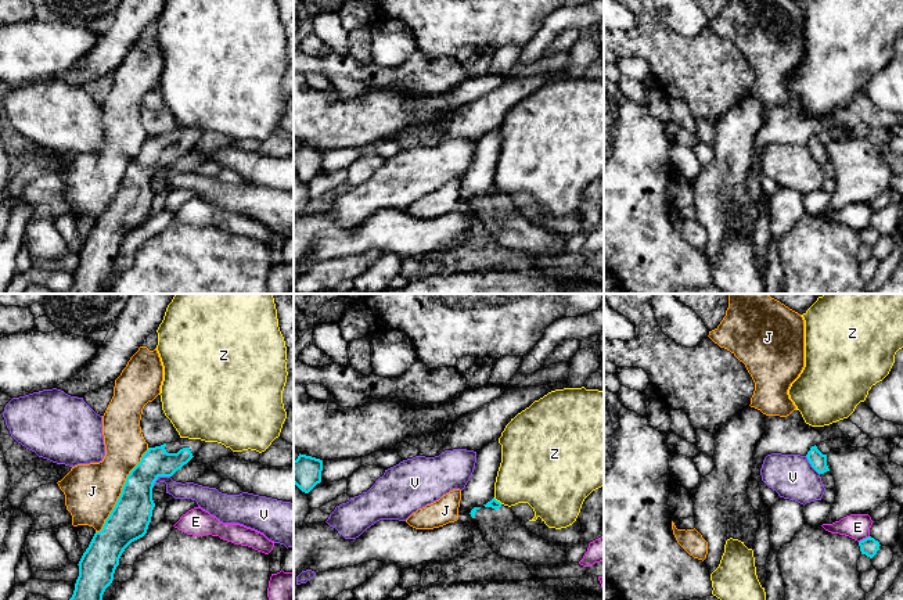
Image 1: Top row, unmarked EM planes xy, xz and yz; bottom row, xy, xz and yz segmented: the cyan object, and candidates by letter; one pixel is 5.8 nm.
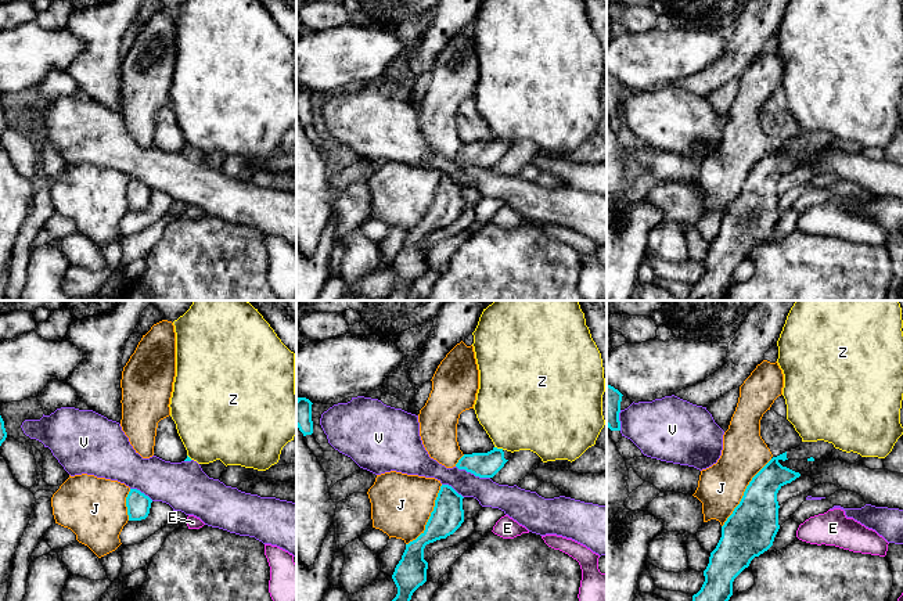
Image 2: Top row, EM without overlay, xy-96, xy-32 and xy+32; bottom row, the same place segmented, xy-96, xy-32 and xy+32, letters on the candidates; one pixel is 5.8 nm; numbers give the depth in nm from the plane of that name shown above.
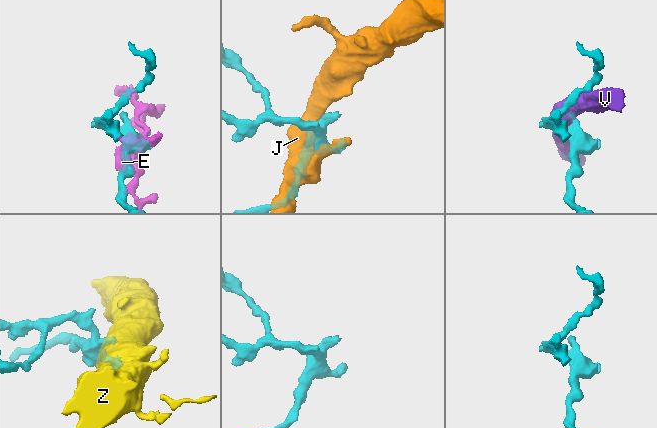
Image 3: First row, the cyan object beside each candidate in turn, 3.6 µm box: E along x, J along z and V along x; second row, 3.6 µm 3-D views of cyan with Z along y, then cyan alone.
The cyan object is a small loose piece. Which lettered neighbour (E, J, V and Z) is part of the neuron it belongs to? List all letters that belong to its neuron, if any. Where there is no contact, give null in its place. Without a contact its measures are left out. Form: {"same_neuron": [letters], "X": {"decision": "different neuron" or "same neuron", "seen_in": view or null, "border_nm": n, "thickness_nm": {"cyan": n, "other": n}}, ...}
{"same_neuron": [], "E": {"decision": "different neuron", "seen_in": "yz", "border_nm": 80, "thickness_nm": {"cyan": 110, "other": 140}}, "J": {"decision": "different neuron", "seen_in": "xy", "border_nm": 600, "thickness_nm": {"cyan": 240, "other": 320}}, "V": {"decision": "different neuron", "seen_in": "xy", "border_nm": 120, "thickness_nm": {"cyan": 220, "other": 100}}, "Z": {"decision": "different neuron", "seen_in": "xz", "border_nm": 70, "thickness_nm": {"cyan": 60, "other": 360}}}

